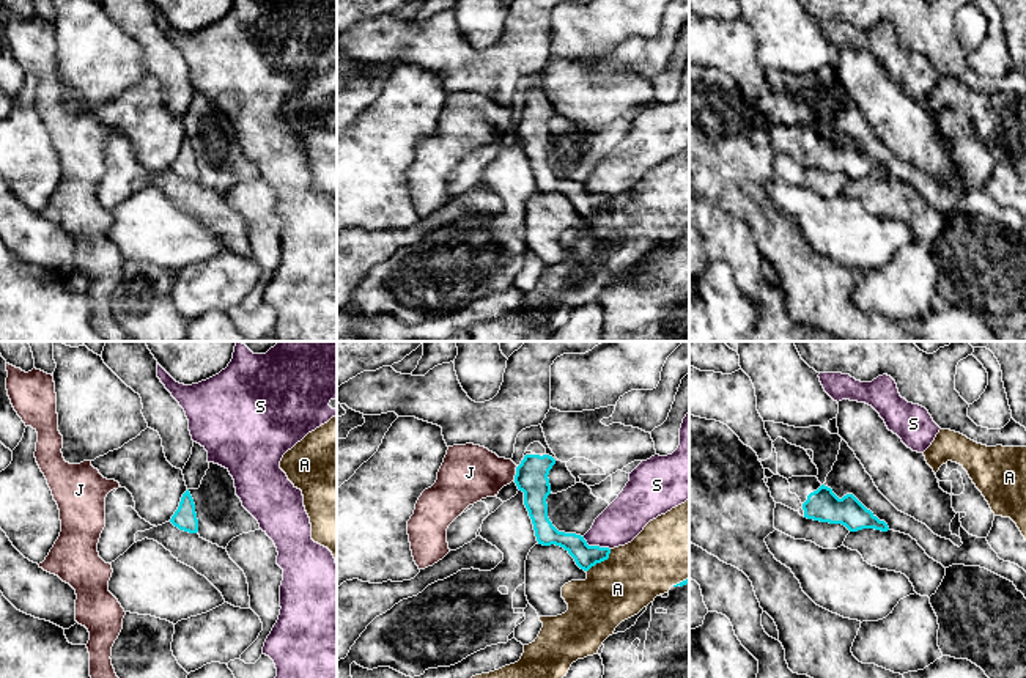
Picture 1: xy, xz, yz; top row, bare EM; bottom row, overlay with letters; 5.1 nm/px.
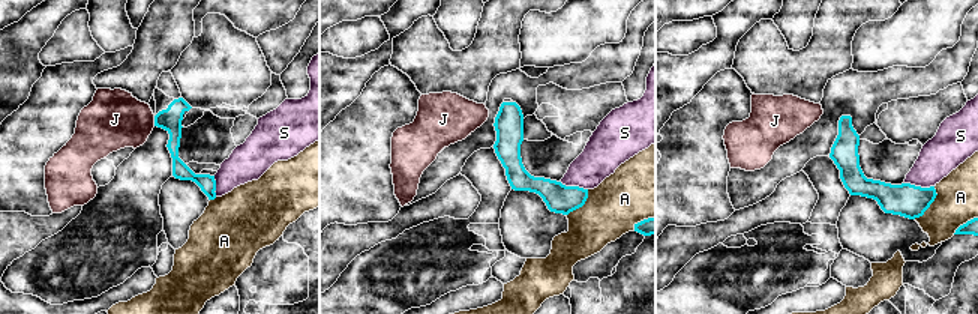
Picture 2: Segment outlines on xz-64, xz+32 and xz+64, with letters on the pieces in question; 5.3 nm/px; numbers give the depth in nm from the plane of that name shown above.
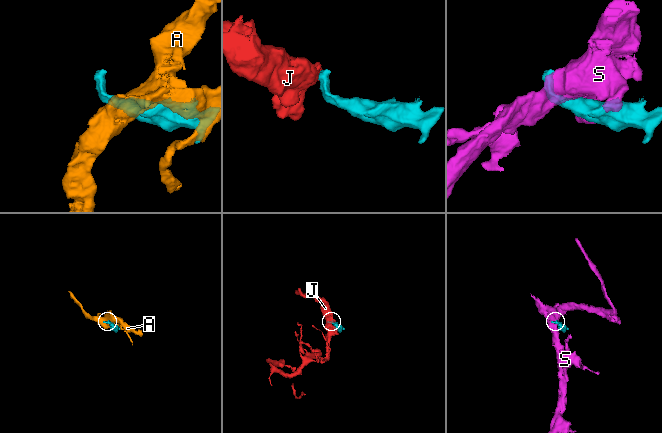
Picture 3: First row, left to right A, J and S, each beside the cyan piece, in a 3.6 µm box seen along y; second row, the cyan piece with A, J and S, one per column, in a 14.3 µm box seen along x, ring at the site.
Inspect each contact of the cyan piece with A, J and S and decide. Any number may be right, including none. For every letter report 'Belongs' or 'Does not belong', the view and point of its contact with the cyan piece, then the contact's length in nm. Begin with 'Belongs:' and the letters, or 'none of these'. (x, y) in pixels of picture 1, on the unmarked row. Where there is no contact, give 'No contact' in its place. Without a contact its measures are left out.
Belongs: none of these
A: Does not belong. Touches cyan at xz (600, 210). Shared border 180 nm
J: Does not belong. Touches cyan at xz (516, 120). Shared border 80 nm
S: Does not belong. Touches cyan at xz (595, 194). Shared border 160 nm

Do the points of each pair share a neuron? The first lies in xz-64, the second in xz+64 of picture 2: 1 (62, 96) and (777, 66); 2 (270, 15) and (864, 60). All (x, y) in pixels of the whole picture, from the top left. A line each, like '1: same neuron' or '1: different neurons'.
1: different neurons
2: same neuron

